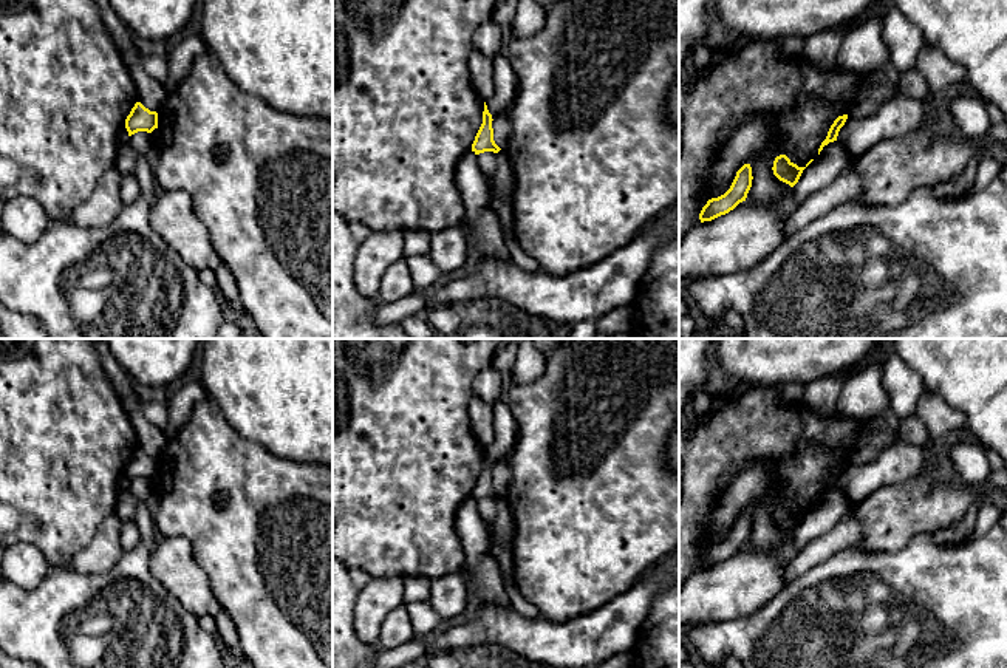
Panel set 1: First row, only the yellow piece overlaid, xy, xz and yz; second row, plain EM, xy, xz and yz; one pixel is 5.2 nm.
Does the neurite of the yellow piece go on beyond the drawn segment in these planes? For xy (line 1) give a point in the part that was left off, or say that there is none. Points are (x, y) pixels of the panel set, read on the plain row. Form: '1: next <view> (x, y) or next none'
1: next none

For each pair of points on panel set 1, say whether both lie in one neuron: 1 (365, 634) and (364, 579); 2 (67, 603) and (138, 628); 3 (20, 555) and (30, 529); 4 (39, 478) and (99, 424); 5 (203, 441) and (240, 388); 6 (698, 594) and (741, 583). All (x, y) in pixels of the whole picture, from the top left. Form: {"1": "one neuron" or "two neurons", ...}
{"1": "two neurons", "2": "one neuron", "3": "two neurons", "4": "one neuron", "5": "two neurons", "6": "one neuron"}

